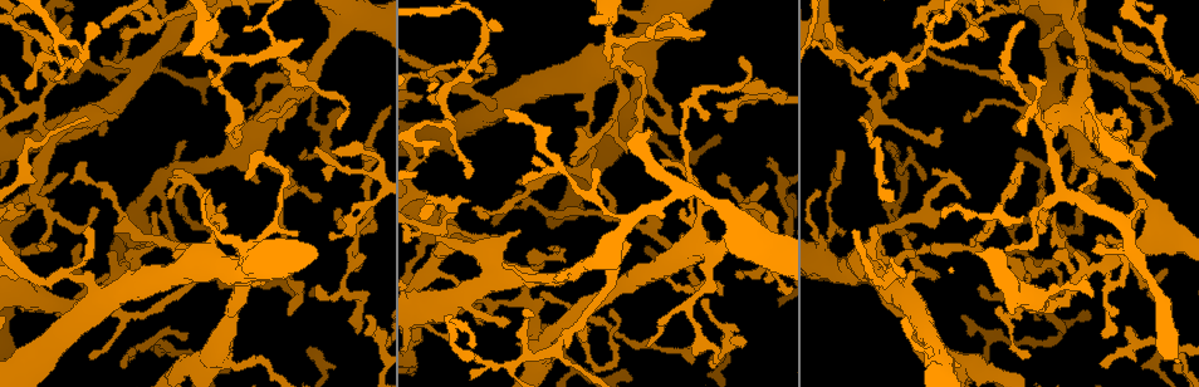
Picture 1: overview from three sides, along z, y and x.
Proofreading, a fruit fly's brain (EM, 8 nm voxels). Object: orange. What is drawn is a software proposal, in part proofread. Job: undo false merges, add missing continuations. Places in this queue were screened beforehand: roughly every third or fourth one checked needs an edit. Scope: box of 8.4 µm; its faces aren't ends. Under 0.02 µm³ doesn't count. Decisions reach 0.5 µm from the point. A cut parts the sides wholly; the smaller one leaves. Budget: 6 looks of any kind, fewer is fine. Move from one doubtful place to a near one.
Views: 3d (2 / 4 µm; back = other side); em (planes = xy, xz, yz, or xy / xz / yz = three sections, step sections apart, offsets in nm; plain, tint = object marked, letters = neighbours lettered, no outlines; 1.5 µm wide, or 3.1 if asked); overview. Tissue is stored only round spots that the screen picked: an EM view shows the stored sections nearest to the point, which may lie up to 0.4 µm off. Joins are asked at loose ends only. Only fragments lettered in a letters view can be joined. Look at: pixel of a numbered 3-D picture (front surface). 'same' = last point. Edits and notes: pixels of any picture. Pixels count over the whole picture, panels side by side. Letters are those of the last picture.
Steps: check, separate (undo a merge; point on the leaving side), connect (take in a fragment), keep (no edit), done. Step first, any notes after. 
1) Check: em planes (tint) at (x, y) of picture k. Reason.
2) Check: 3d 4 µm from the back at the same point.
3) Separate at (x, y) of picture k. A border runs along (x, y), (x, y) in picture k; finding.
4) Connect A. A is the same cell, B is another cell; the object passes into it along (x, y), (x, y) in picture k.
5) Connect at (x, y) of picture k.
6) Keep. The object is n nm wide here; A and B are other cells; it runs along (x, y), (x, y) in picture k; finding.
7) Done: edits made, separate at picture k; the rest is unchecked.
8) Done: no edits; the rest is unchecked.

Check: 3d 4 µm at (153, 211) of picture 1. Branch stops here.

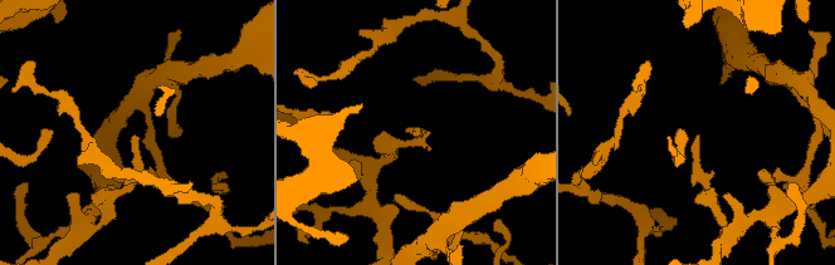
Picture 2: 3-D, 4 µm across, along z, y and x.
Check: em planes (plain) at (697, 135) of picture 2. Shape alone is not enough.

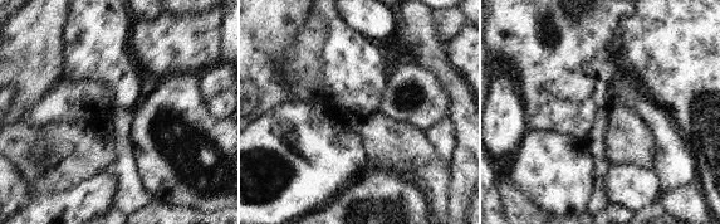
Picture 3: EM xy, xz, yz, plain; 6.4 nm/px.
Check: em planes (letters) at the same point. What lies round it.

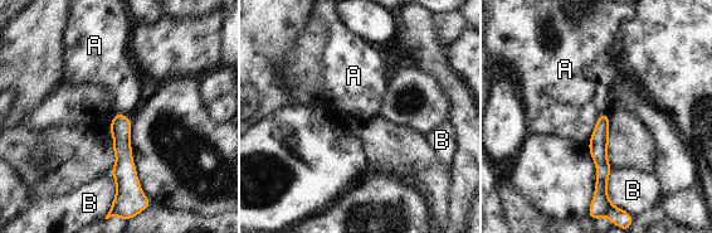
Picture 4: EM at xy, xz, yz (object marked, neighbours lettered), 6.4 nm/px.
Keep. The object is 110 nm wide here; A and B are other cells; a border runs along (605, 111), (598, 119), (588, 144) in picture 4; no lettered fragment goes on from it.

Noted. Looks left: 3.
Check: 3d 2 µm at (929, 29) of picture 1. Thin neck.

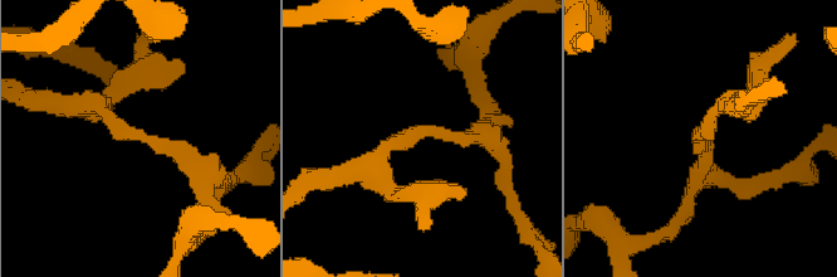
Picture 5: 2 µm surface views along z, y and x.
Check: em xz step 4 (tint) at (698, 140) of picture 5.

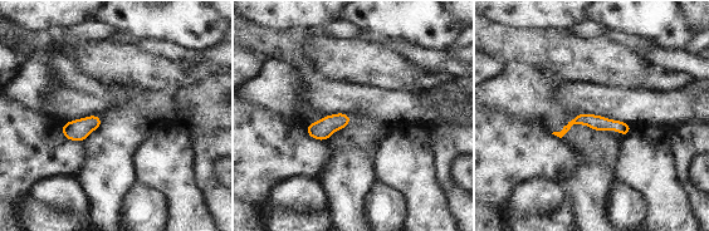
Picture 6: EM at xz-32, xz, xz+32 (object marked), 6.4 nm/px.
Check: em planes (letters) at the same point. Cut it another way.

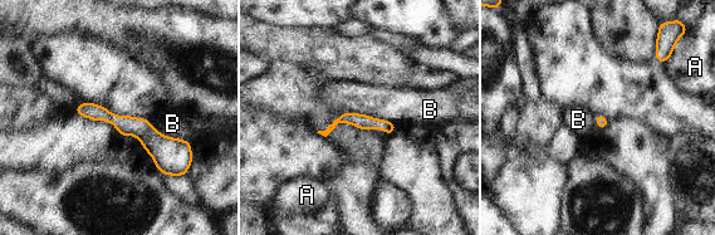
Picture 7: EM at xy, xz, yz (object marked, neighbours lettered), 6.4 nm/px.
Keep. The object is 80 nm wide here; A and B are other cells; it runs along (78, 109), (140, 127), (182, 158) in picture 7; continuous, no second cell.

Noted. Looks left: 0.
Done: no edits; the rest is unchecked.

